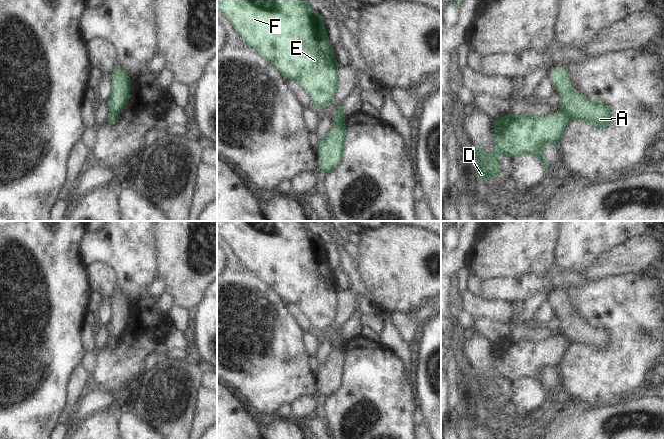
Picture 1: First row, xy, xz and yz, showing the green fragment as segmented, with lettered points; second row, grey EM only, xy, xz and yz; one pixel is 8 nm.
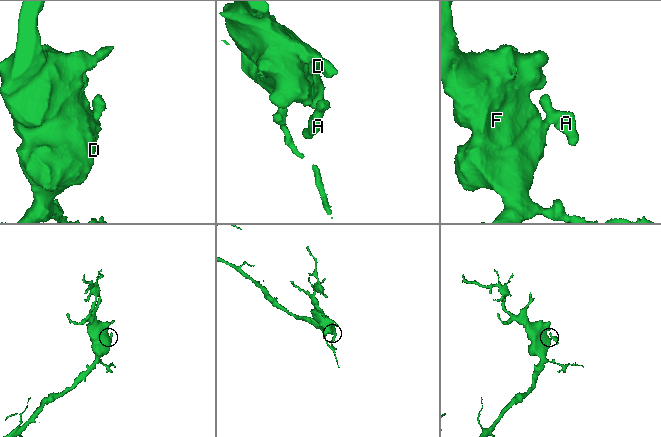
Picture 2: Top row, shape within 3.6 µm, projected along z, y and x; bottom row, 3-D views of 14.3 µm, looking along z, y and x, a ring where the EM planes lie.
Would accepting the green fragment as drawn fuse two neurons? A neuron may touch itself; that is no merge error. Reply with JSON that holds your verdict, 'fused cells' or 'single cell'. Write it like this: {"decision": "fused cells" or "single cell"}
{"decision": "fused cells"}

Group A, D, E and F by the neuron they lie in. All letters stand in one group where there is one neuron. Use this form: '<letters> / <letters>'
A / D E F

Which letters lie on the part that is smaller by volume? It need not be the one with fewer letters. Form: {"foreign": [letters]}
{"foreign": ["A"]}

